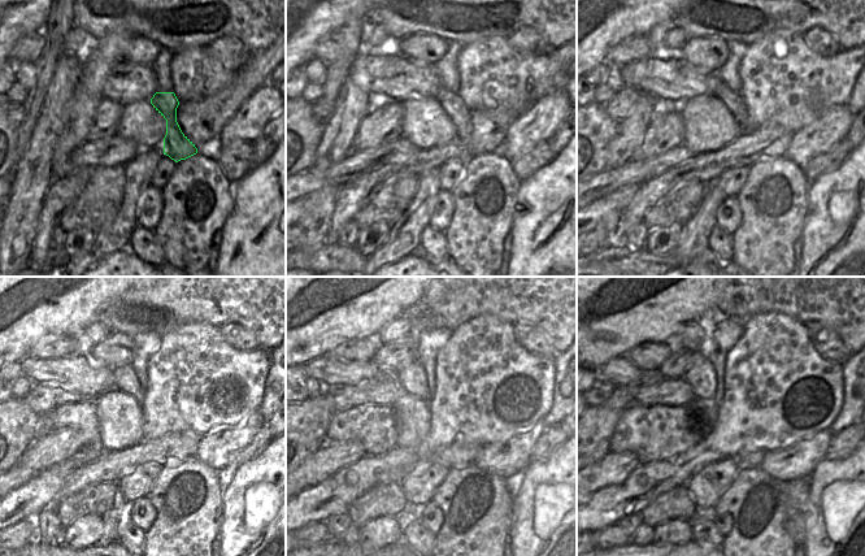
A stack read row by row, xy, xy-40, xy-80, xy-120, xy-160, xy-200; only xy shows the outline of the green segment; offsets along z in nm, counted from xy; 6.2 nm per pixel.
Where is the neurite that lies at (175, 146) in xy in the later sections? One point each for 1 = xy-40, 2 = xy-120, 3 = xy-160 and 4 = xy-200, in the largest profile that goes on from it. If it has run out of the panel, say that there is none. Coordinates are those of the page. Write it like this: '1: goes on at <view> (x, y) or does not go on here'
1: goes on at xy-40 (452, 104)
2: goes on at xy-120 (125, 381)
3: goes on at xy-160 (412, 378)
4: goes on at xy-200 (699, 374)

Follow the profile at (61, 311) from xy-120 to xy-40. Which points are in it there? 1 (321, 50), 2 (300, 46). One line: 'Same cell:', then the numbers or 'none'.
Same cell: 2

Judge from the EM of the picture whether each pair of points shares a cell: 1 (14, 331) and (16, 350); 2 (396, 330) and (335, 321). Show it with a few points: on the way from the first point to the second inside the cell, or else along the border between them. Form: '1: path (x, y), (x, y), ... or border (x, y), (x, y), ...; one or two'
1: path (14, 335), (14, 346); one
2: border (401, 315), (388, 321), (376, 338); two

